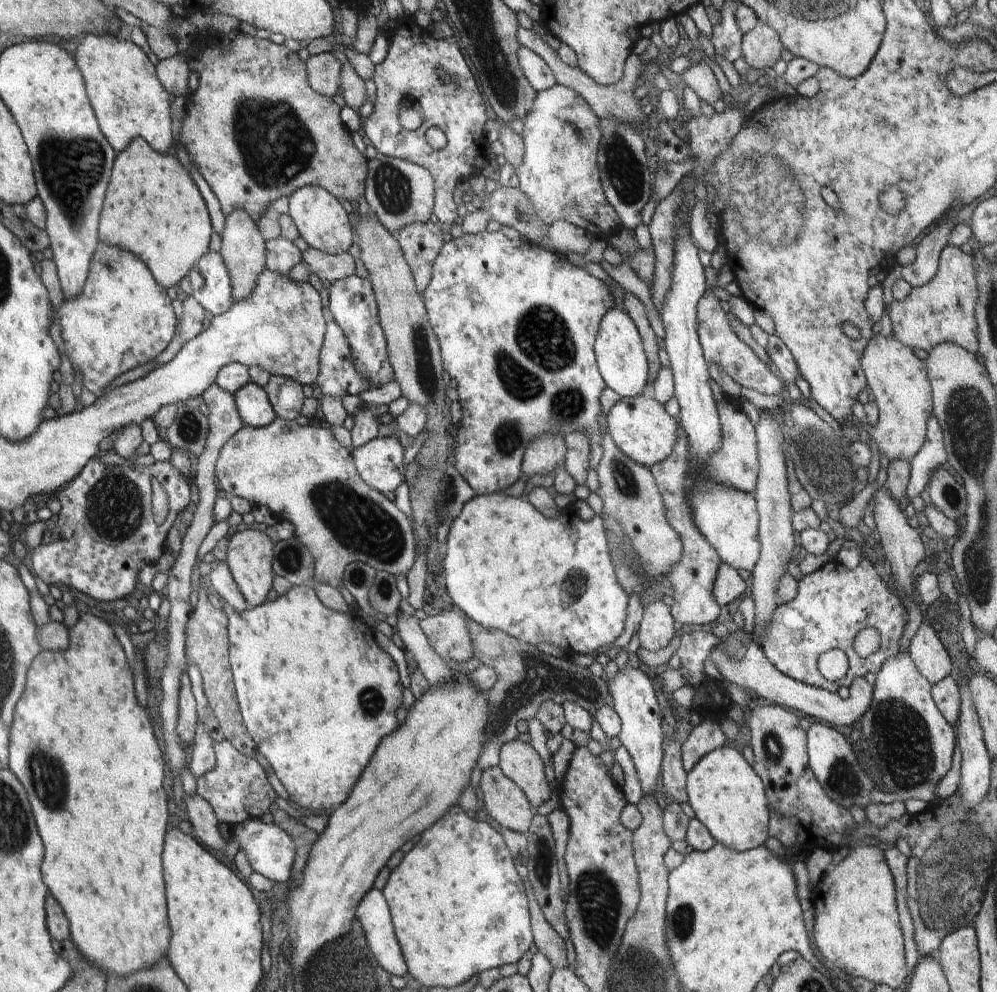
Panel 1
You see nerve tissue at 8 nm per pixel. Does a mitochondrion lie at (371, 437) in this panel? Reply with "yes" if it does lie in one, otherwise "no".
no

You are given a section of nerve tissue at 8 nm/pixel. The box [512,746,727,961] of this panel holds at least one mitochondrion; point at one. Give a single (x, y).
(683, 917)

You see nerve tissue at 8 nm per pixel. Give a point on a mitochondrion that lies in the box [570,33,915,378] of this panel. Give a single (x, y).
(773, 196)

